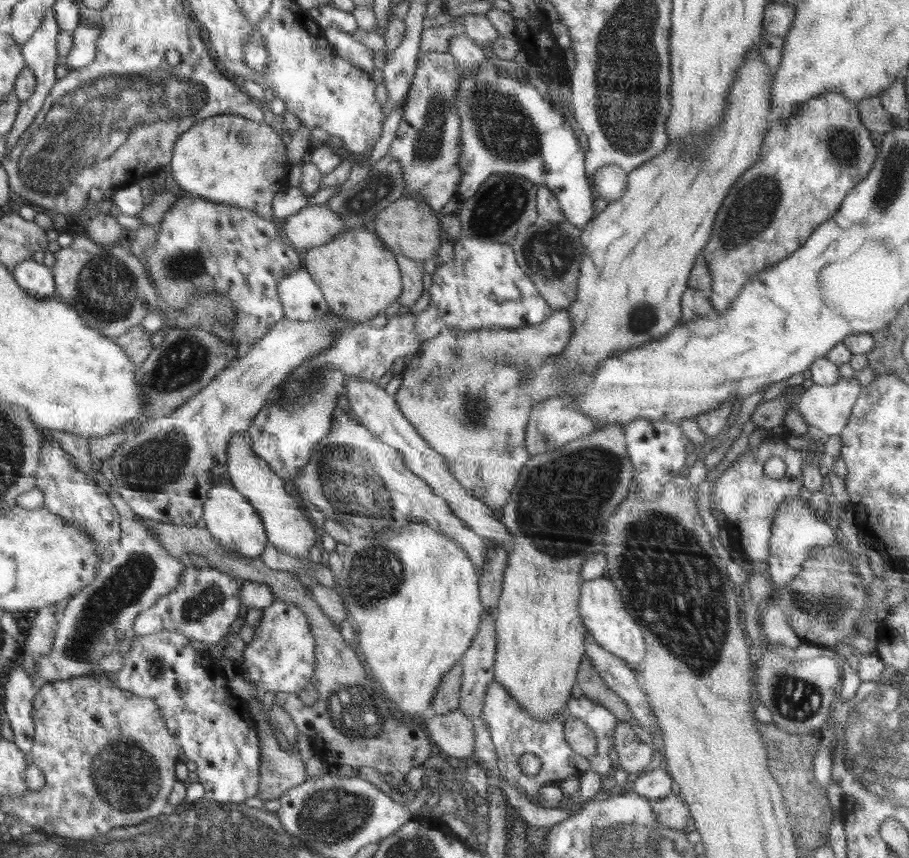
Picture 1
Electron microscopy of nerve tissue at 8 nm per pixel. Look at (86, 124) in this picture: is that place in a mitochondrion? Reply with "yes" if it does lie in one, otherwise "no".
yes

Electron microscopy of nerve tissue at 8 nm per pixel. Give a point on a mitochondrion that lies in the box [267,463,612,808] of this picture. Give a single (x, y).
(377, 574)

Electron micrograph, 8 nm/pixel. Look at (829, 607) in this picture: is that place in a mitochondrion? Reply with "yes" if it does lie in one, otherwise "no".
yes

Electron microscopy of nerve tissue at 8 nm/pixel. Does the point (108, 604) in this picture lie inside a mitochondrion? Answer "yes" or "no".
yes

